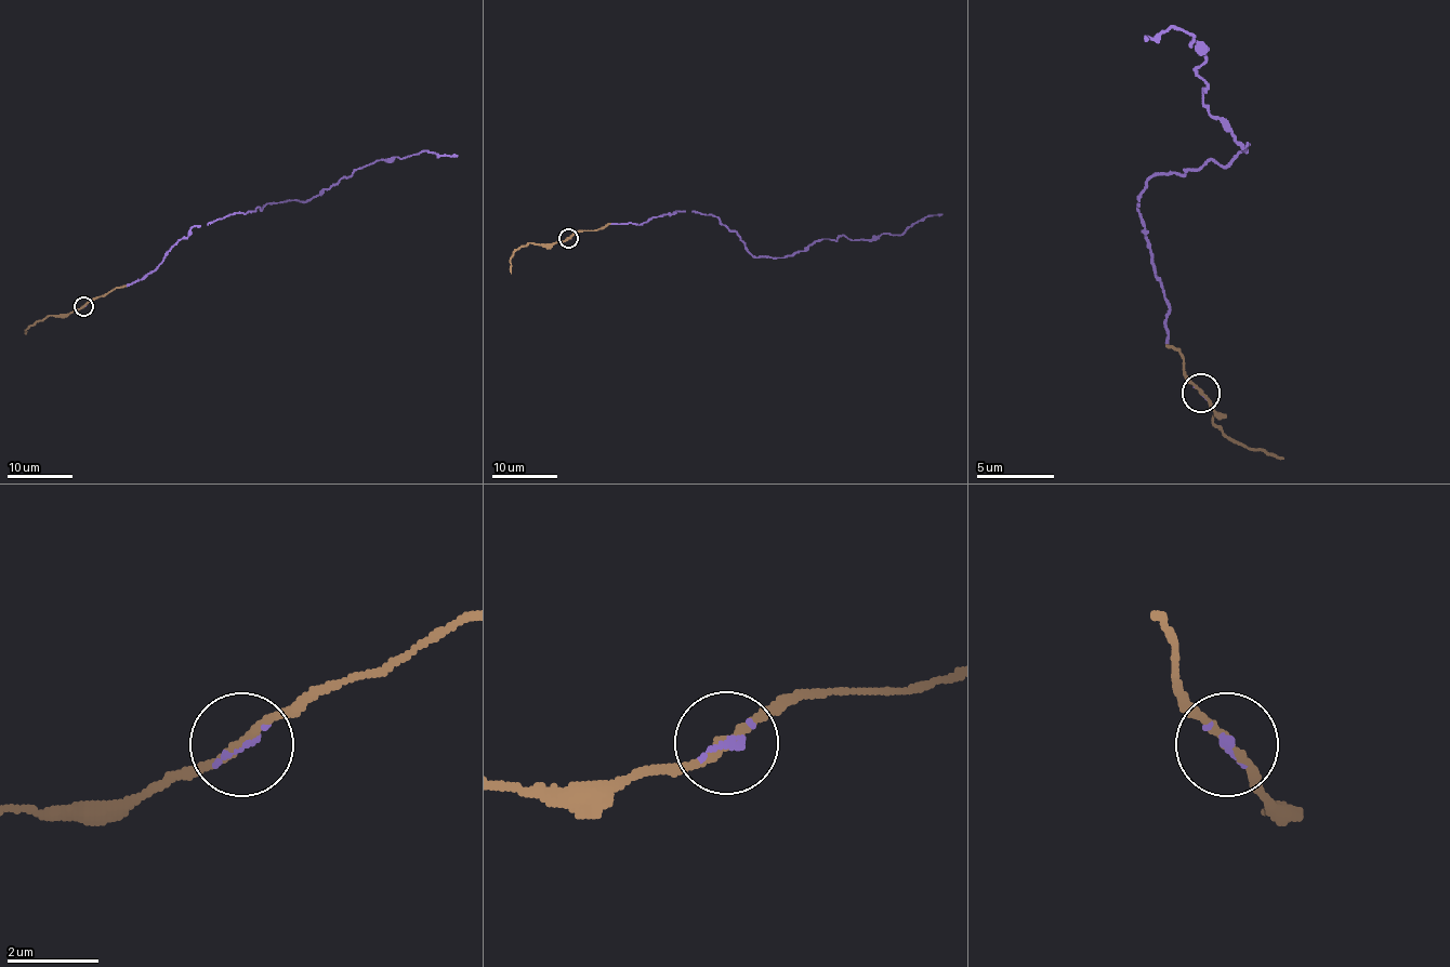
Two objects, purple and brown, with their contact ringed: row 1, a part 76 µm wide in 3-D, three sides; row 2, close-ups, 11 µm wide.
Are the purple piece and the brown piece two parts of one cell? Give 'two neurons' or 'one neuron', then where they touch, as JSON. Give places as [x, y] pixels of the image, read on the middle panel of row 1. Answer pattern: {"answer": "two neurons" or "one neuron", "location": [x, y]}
{"answer": "one neuron", "location": [568, 238]}

